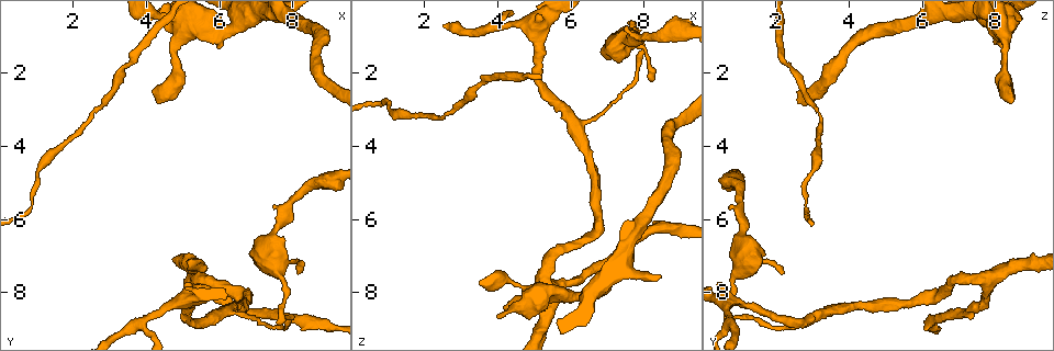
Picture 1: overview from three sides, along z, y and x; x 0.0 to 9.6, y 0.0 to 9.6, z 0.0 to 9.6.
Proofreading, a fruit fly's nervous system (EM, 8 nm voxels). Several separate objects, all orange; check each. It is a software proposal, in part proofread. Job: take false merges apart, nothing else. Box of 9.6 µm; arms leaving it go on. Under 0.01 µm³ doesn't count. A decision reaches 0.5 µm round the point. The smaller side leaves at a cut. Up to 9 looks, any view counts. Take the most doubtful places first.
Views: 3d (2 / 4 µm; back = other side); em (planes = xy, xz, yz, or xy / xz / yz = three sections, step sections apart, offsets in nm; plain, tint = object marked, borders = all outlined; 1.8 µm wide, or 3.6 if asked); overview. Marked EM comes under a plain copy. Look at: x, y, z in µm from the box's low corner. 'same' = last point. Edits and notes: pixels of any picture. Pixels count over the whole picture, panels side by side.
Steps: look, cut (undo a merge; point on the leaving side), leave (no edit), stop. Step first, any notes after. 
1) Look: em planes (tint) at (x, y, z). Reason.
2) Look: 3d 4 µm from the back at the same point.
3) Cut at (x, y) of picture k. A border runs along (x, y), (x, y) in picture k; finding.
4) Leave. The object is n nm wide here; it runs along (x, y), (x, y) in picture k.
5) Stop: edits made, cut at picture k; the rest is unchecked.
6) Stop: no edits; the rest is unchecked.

Look: em xz step 16 (tint) at (4.95, 0.85, 8.20). Calibre changes.

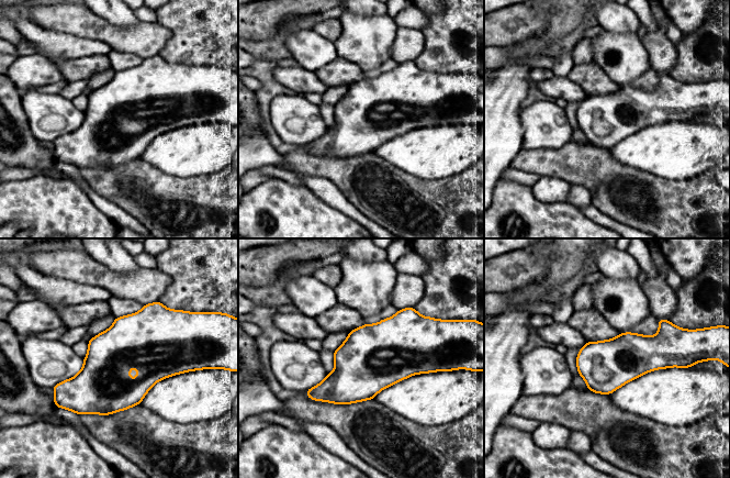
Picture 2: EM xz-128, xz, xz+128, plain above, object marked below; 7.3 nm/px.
Look: em planes (borders) at the same point. Another direction.

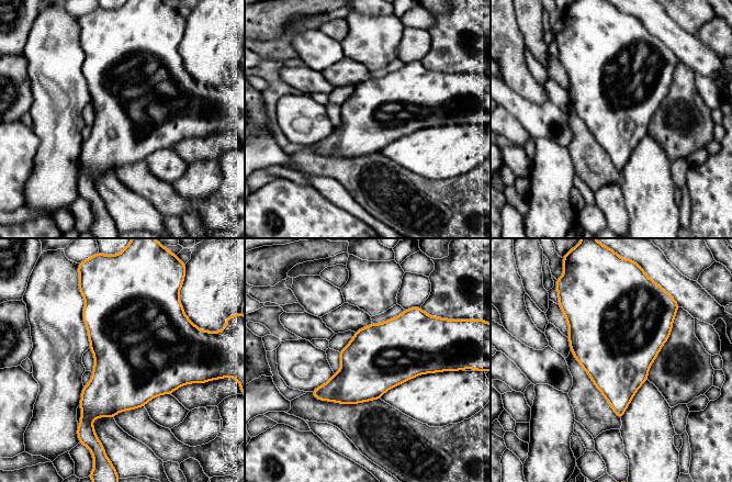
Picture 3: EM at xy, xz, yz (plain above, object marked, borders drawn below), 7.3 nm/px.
Leave. Continuous, no second neuron.

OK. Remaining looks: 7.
Look: 3d 4 µm at (6.30, 8.50, 3.45). Branch point.

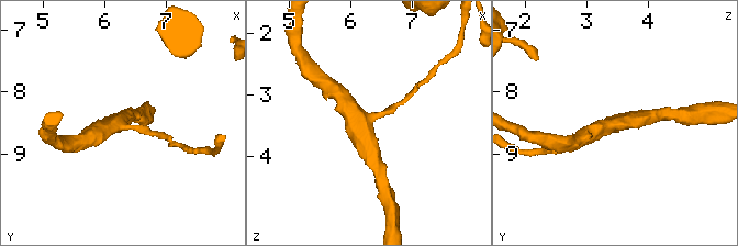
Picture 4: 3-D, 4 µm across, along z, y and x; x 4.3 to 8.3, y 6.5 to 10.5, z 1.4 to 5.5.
Look: em planes (tint) at (6.25, 8.50, 3.40). 3 arms meet here.

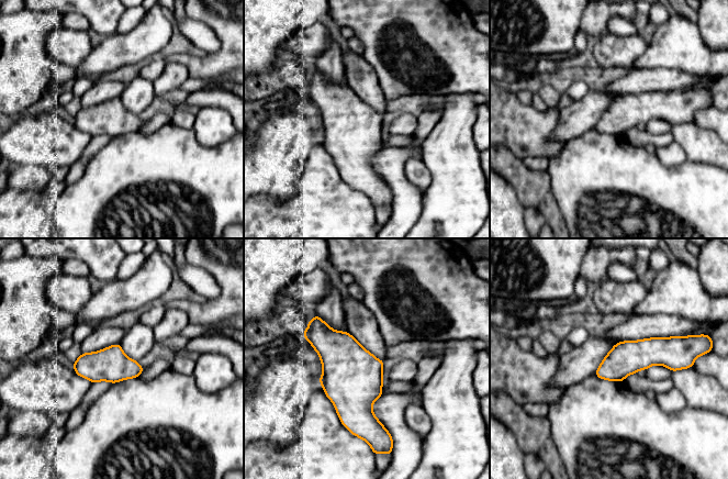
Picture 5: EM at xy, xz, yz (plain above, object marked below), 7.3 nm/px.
Leave. The object is 240 nm wide here; continuous, no second neuron.

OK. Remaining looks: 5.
Look: em yz step 16 (tint) at (7.70, 8.35, 0.80). Sharp bend.

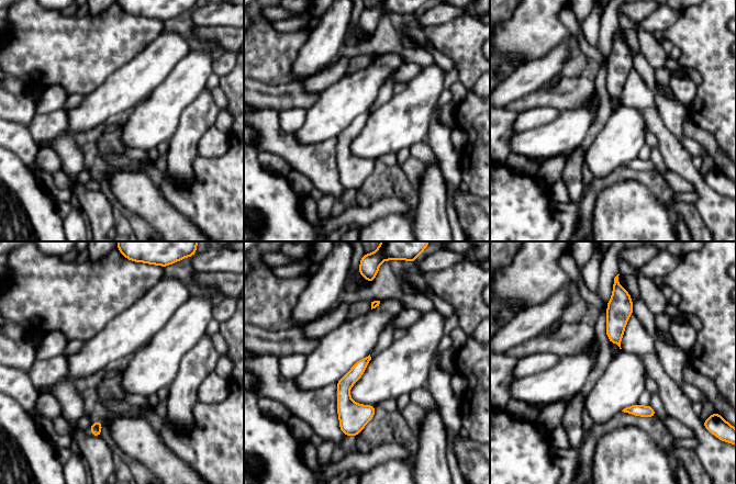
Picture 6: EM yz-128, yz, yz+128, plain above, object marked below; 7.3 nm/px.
Look: em xy step 8 (tint) at the same point. Another direction.

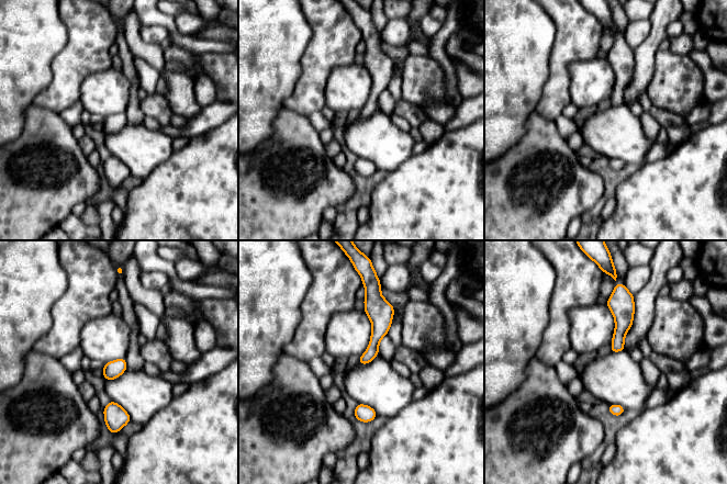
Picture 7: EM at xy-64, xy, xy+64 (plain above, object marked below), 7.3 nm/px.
Leave. One neuron here.

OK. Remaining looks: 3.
Look: em xz step 8 (tint) at (1.00, 4.95, 2.85). Thick turns thin.

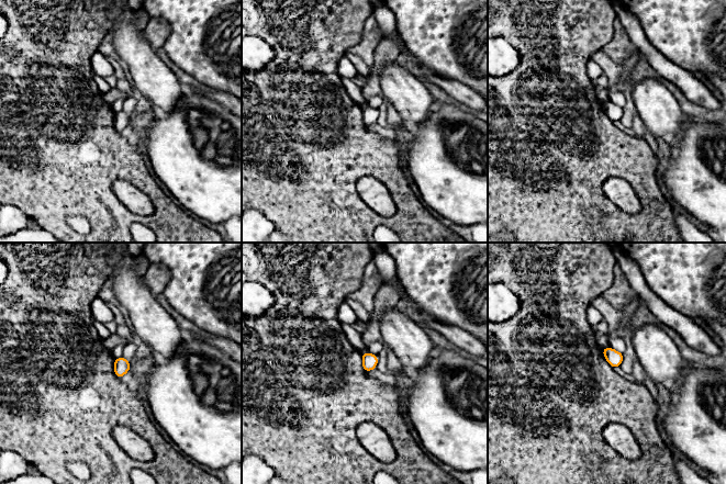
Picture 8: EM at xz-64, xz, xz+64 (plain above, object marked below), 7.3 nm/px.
Leave. One neuron here.

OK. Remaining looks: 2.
Stop: no edits; the rest is unchecked.

